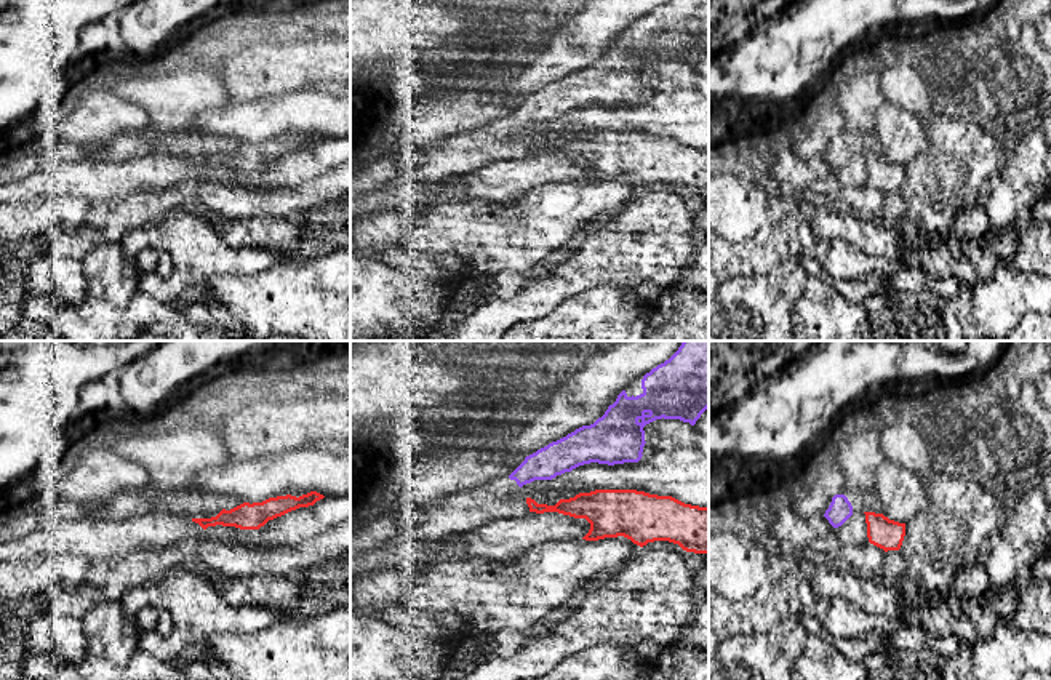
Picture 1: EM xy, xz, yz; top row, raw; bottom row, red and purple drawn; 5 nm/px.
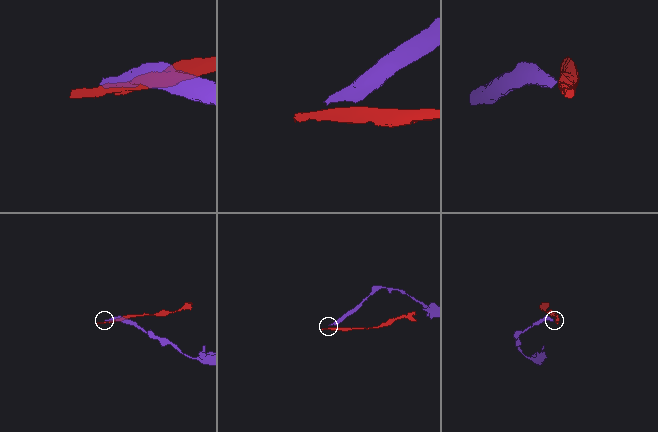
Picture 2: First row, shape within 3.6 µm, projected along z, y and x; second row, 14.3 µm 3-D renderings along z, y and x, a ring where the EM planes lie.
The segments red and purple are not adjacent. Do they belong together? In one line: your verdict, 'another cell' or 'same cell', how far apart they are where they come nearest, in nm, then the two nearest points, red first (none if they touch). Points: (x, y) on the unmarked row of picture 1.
another cell; 60 nm apart; from red across yz (864, 154), (851, 154)

